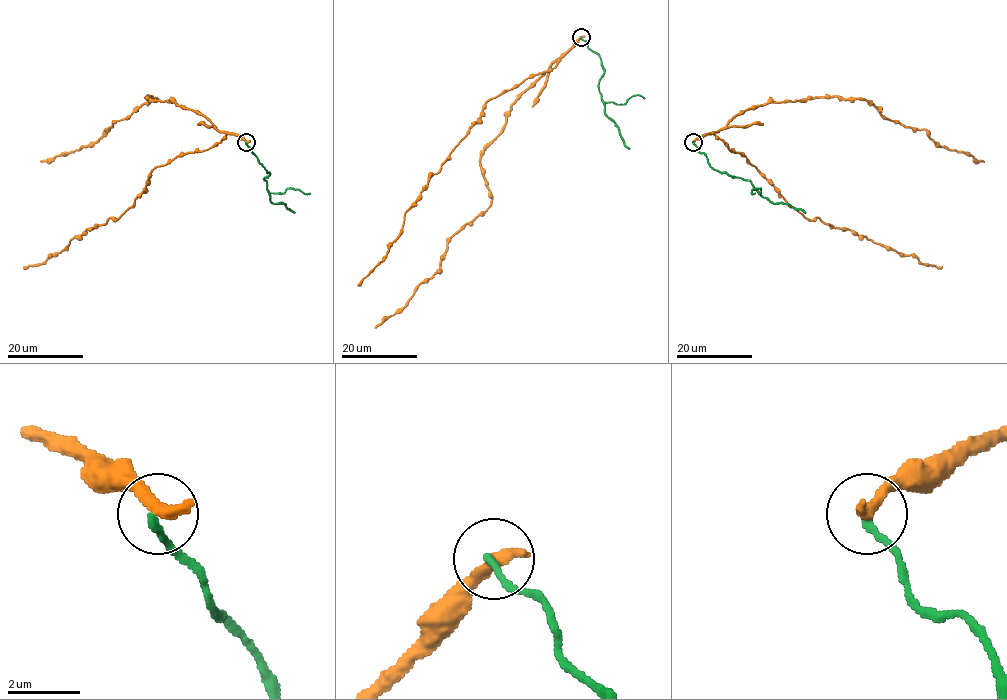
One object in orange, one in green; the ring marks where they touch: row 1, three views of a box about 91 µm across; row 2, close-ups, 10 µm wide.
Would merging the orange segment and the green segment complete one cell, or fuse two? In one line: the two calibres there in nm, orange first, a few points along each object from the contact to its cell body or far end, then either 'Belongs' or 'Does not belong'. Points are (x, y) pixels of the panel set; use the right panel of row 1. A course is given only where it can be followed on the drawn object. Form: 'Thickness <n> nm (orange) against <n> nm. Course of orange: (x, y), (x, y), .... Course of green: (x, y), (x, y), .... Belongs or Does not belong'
Thickness 440 nm (orange) against 220 nm. Course of orange: (693, 142), (718, 133), (736, 116), (771, 102), (864, 98), (884, 116), (925, 130), (941, 146), (984, 161). Course of green: (693, 142), (715, 170), (747, 179), (773, 203), (784, 203), (805, 212). Does not belong

